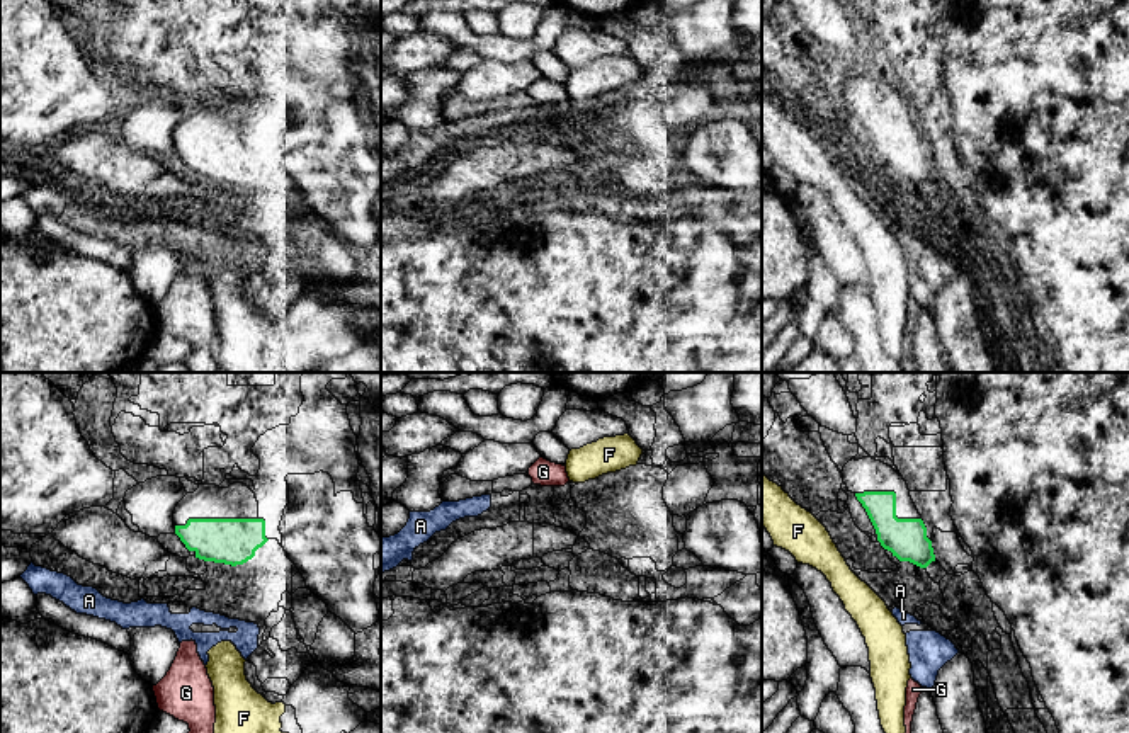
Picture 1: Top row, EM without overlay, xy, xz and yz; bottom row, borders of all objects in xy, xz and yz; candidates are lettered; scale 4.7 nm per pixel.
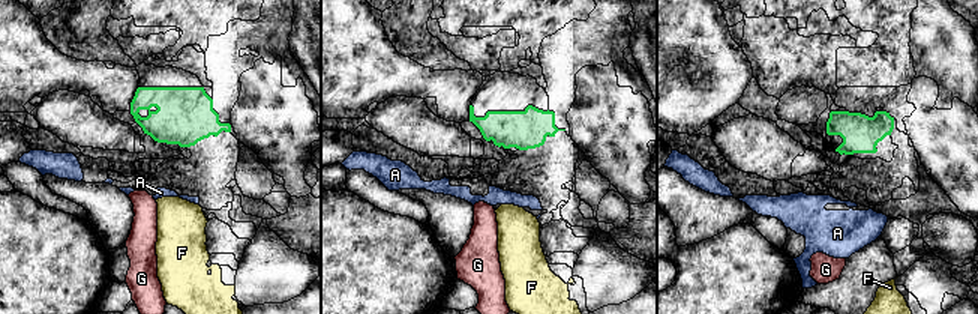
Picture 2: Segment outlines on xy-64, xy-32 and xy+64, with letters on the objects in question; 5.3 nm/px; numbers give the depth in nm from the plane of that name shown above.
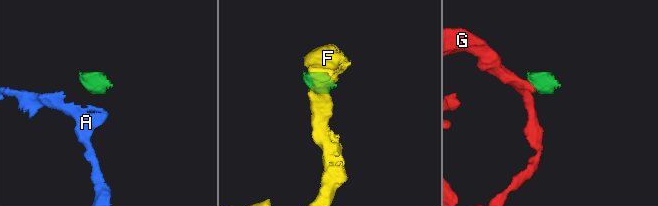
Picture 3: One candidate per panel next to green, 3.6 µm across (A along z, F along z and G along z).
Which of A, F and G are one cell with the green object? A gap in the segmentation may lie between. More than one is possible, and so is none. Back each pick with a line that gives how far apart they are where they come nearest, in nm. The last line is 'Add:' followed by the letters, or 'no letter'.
Add: no letter

